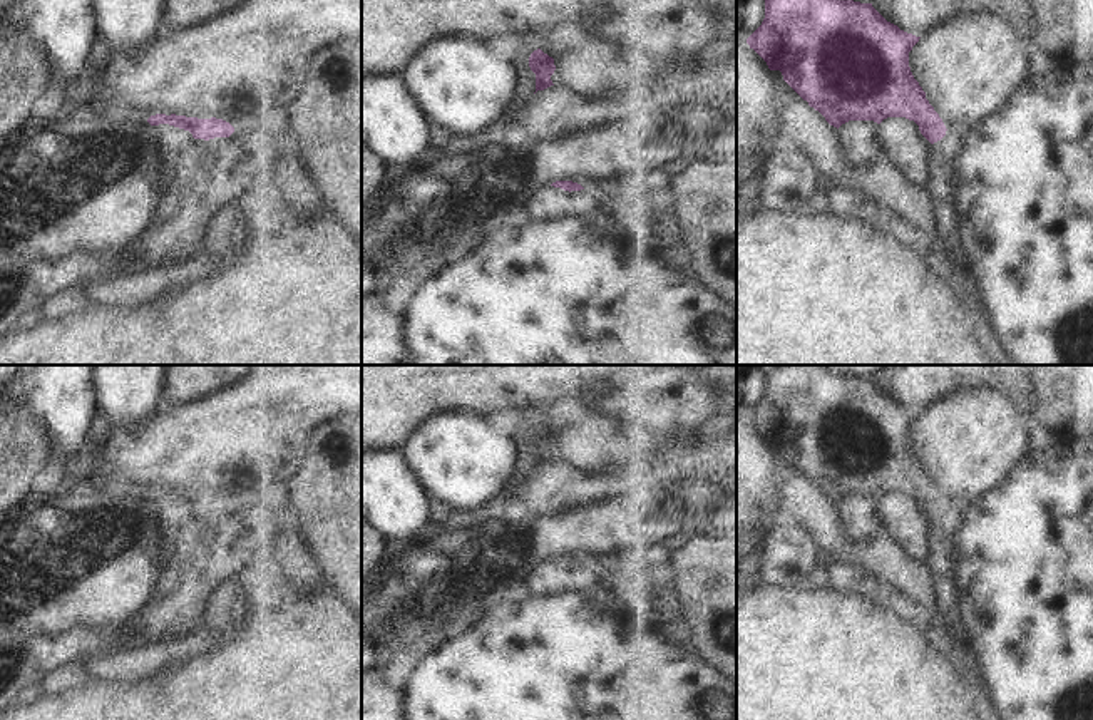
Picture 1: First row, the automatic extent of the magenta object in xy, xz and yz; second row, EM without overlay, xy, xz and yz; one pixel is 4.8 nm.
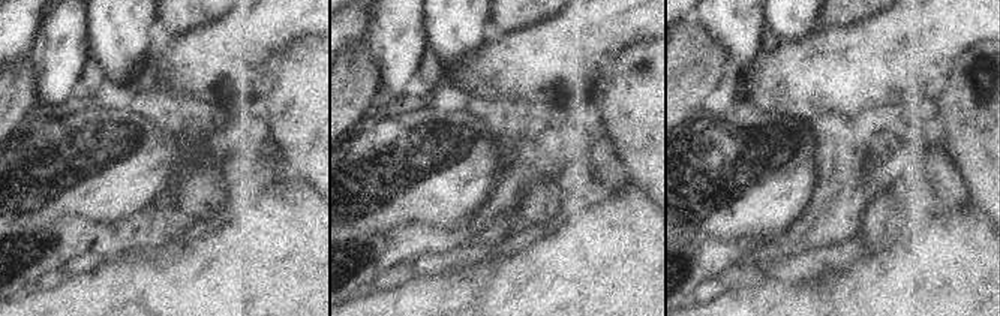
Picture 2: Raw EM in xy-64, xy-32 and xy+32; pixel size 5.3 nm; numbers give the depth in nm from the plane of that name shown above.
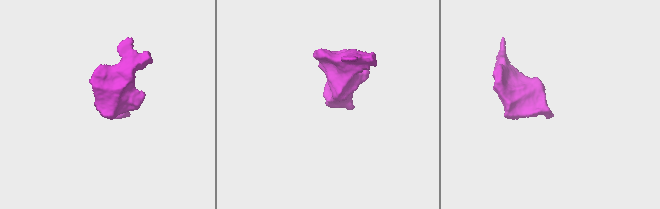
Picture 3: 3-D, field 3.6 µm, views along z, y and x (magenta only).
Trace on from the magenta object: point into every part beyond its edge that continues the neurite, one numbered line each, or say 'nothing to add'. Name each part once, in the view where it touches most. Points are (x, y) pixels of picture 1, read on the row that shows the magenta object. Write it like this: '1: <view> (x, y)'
1: xy (200, 176)

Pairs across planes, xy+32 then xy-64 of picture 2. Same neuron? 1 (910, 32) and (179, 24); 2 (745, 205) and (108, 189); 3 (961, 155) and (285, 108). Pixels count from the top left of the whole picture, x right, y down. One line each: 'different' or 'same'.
1: different
2: same
3: same

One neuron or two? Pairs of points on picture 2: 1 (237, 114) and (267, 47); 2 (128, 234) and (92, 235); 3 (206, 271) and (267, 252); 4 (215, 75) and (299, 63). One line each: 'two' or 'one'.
1: two
2: one
3: one
4: two

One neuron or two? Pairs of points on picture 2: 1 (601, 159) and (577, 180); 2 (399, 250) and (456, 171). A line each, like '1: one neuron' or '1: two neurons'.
1: one neuron
2: two neurons

